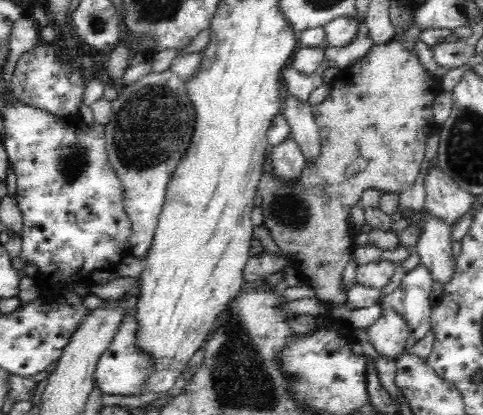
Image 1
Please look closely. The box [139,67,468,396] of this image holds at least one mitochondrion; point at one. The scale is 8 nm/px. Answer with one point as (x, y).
(290, 210)

